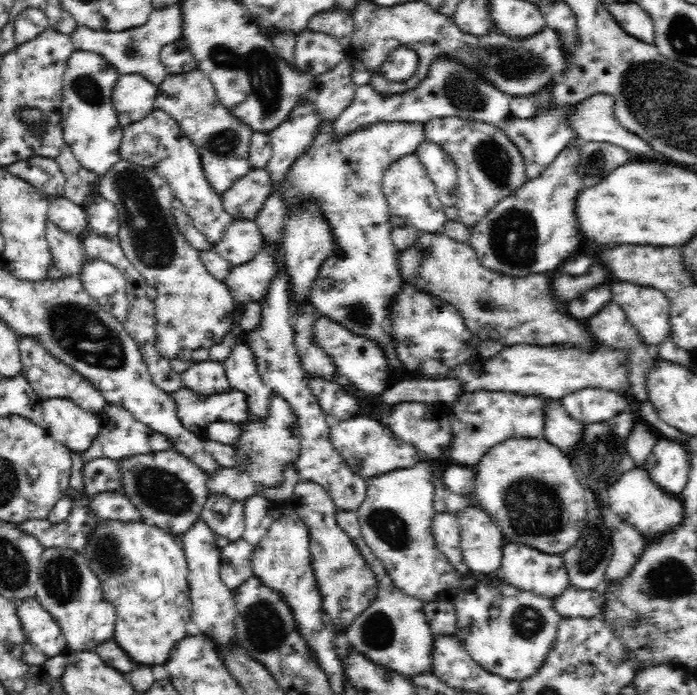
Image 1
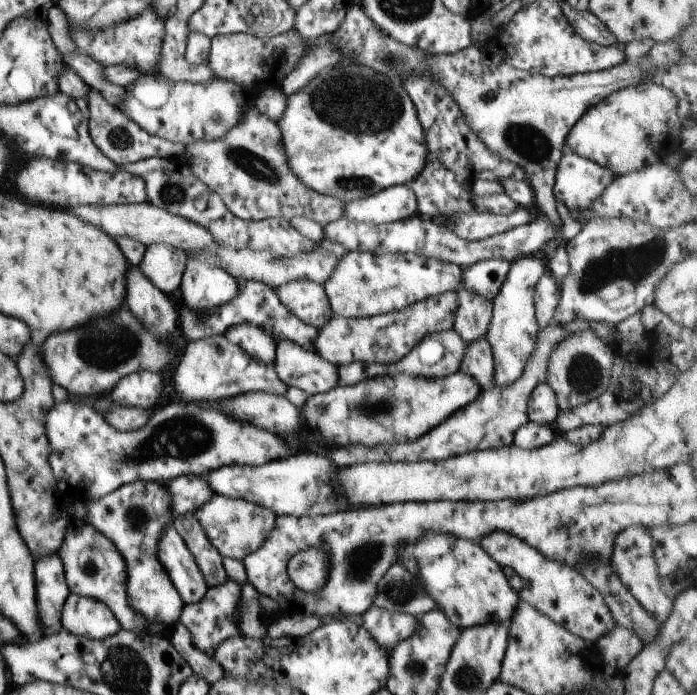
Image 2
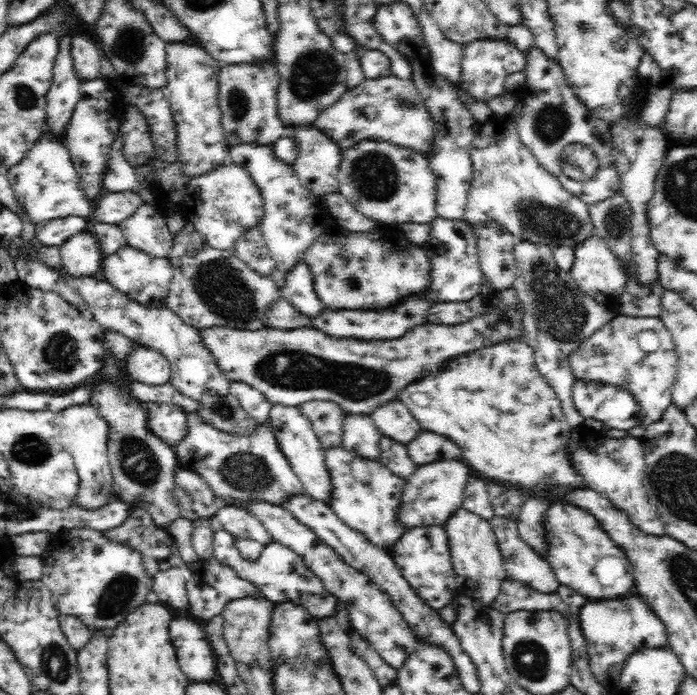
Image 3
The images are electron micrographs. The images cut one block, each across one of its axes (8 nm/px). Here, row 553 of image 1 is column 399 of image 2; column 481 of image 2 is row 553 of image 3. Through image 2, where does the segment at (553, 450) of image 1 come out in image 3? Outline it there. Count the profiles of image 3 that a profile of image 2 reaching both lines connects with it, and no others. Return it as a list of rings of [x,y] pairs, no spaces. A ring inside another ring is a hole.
[[[552,502],[546,516],[546,537],[550,541],[546,560],[561,585],[592,601],[624,600],[636,593],[632,563],[583,508]]]

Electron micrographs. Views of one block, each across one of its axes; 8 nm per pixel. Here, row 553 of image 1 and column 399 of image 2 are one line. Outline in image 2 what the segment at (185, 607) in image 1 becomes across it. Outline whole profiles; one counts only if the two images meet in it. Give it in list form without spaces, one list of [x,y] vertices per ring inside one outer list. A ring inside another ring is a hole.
[[[357,64],[347,66],[347,74],[345,66],[331,68],[331,98],[329,98],[329,72],[323,69],[319,71],[301,90],[287,95],[285,110],[276,124],[281,134],[285,162],[289,164],[289,170],[293,170],[297,180],[301,180],[307,188],[321,195],[337,198],[343,203],[359,200],[381,192],[387,187],[415,180],[421,174],[425,162],[430,159],[425,146],[423,128],[402,83],[397,78],[387,78],[383,74],[373,72],[371,68],[363,68]]]

